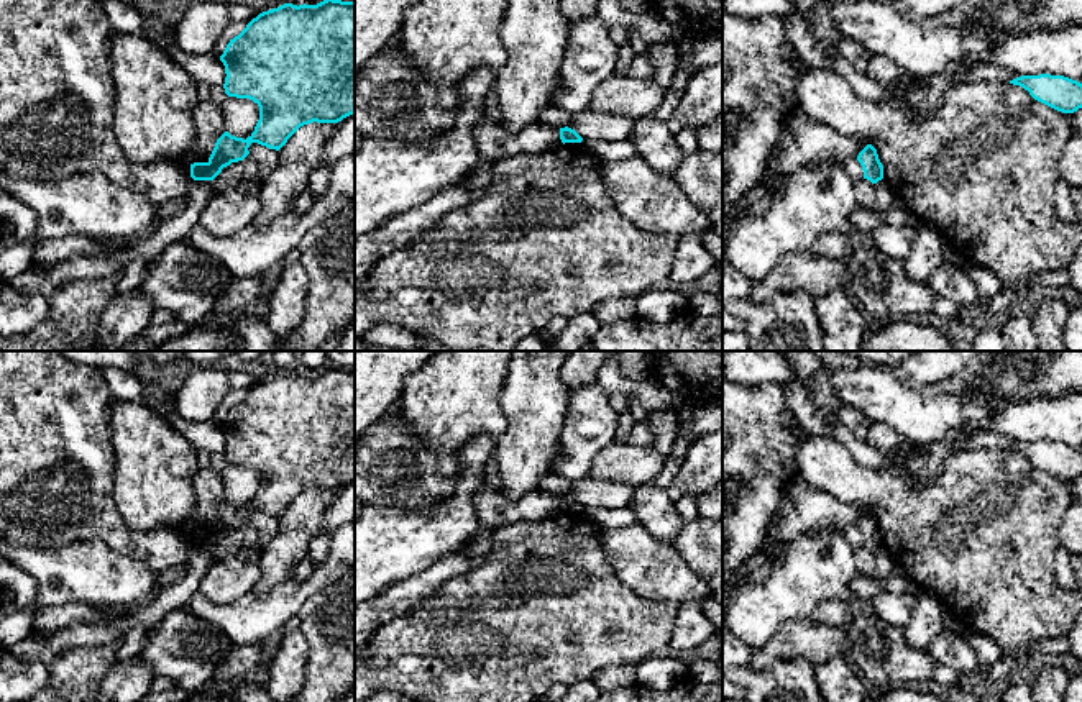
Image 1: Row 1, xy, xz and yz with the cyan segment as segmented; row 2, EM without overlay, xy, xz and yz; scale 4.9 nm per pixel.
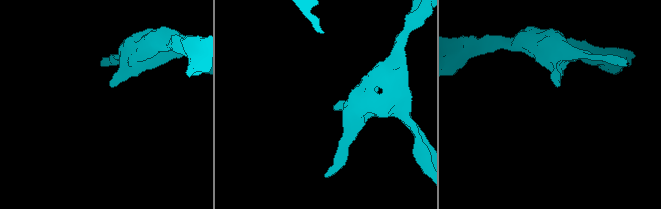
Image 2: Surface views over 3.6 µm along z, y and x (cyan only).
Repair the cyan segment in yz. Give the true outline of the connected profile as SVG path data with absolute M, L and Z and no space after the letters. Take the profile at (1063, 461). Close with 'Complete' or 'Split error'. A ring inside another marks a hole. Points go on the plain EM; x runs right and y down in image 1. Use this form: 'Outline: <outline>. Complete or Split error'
Outline: M1021 443L1010 448L1029 459L1029 463L1062 481L1074 481L1082 476L1082 451L1064 443Z. Complete

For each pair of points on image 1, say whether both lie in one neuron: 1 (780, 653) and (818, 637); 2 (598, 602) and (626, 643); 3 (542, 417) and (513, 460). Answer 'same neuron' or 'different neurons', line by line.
1: same neuron
2: same neuron
3: same neuron

